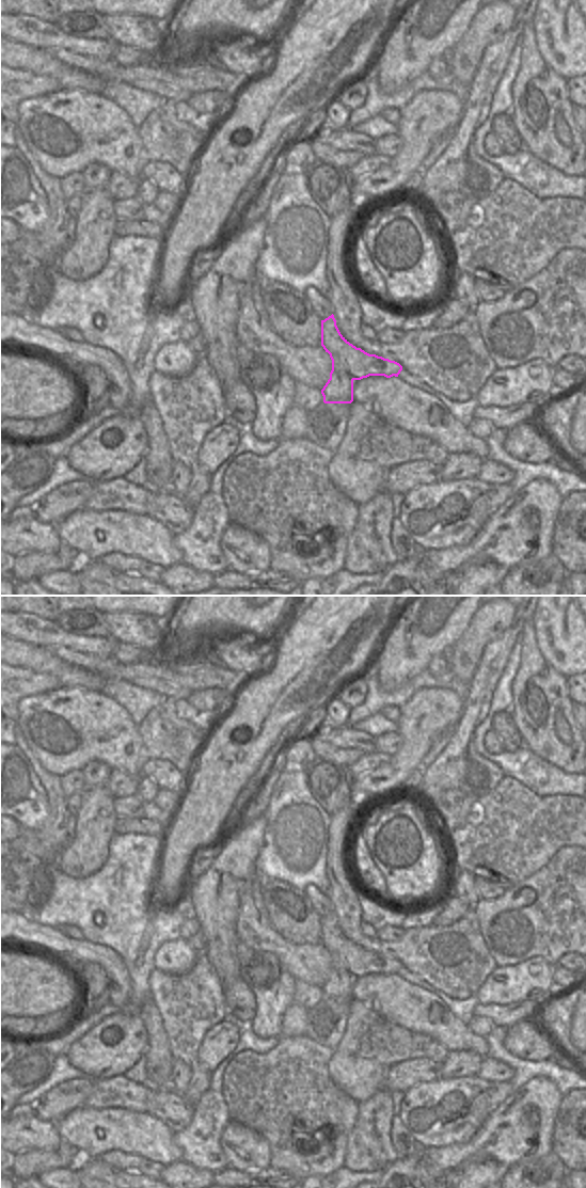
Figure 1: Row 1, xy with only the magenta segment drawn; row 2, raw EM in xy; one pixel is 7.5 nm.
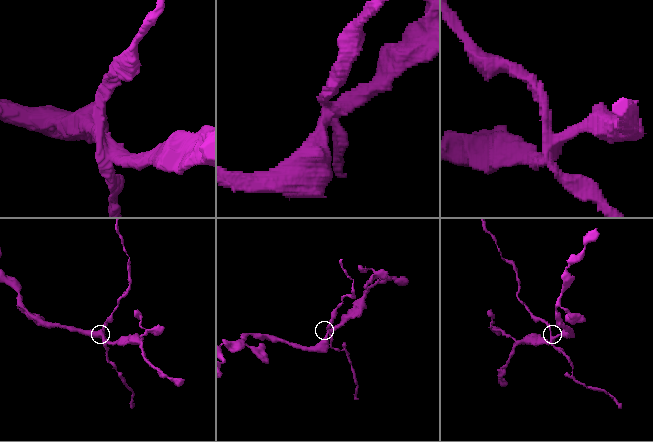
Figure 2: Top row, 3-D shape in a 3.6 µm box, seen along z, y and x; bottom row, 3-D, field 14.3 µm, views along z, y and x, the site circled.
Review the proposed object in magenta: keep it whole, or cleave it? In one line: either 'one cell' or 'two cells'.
two cells

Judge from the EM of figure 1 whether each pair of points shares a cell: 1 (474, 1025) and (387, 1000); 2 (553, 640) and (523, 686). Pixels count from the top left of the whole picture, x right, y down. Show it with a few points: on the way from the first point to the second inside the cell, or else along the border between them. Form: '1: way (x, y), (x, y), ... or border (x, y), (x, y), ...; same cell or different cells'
1: border (468, 1025), (476, 1034), (485, 1038); different cells
2: border (534, 632), (536, 645), (541, 655), (559, 674); different cells

